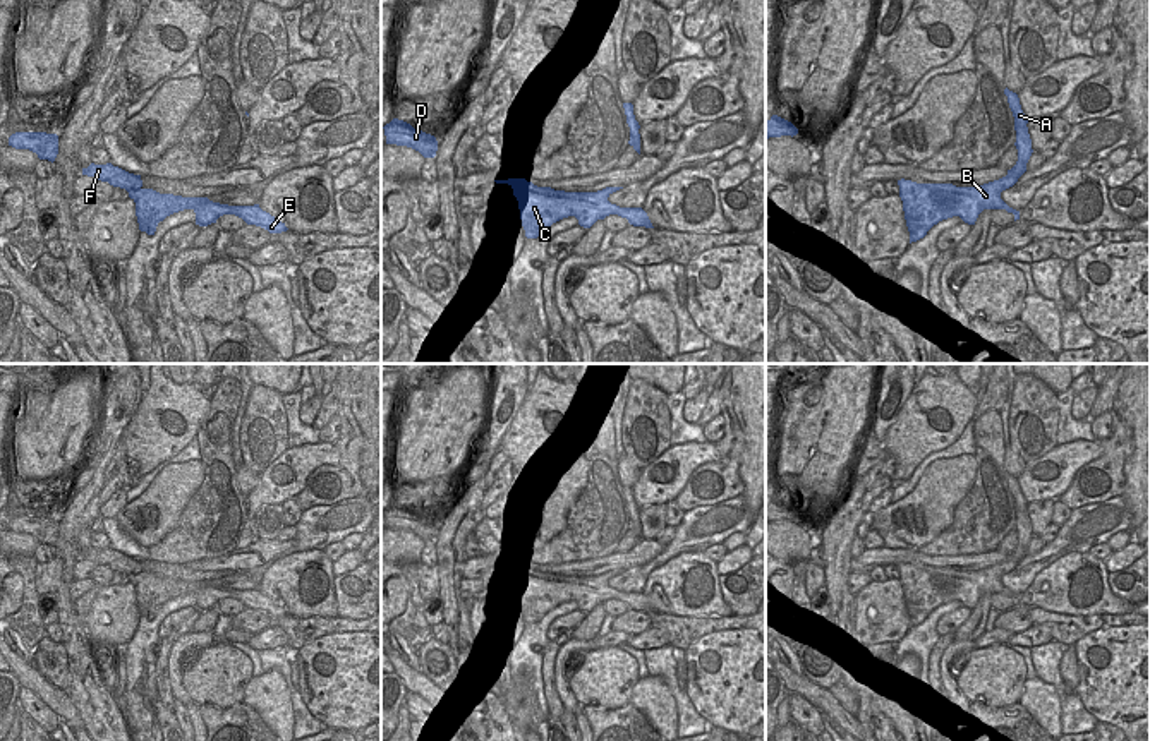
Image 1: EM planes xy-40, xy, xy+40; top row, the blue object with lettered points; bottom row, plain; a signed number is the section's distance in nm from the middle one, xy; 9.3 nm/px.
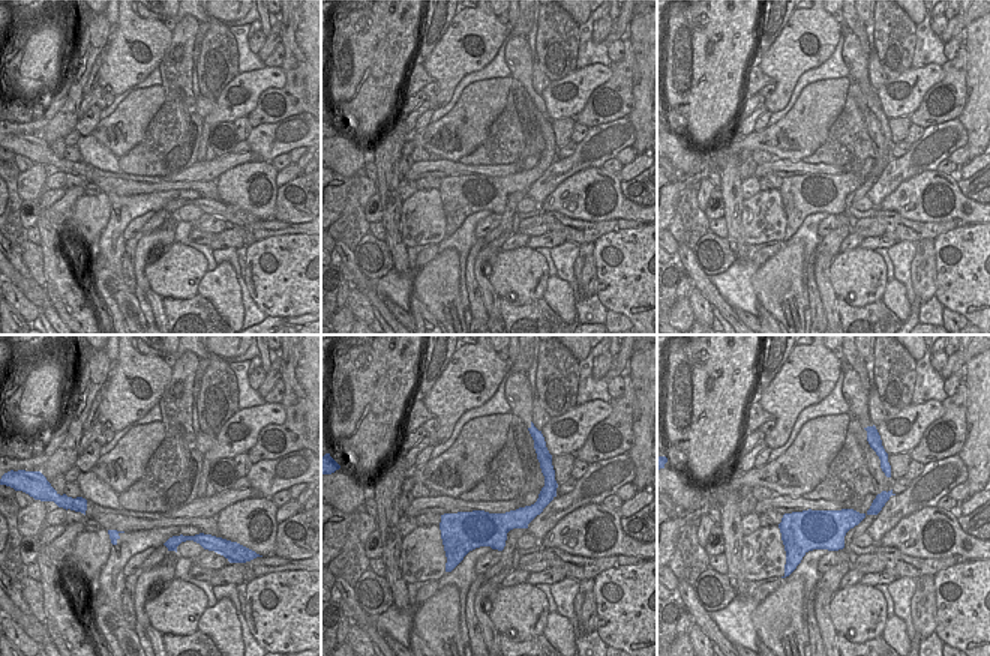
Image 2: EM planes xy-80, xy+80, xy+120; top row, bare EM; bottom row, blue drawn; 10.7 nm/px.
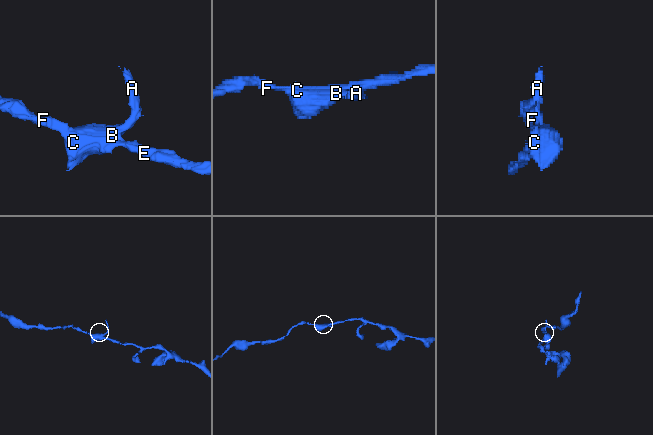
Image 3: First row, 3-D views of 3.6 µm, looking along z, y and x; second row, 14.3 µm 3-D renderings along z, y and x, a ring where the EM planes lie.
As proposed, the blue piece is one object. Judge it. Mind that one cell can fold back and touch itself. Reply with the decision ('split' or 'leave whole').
leave whole

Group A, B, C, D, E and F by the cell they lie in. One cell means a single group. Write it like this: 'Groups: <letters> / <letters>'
Groups: A B C D E F

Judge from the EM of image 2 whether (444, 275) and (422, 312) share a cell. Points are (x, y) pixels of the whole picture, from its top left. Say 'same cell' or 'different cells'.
different cells

